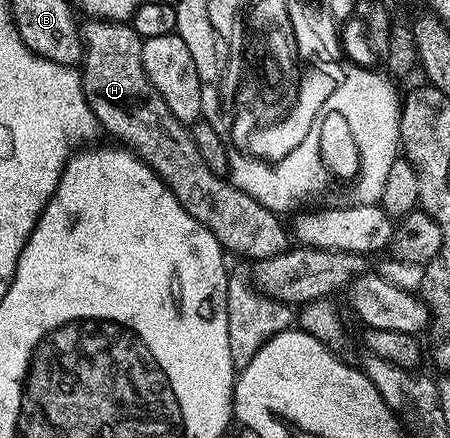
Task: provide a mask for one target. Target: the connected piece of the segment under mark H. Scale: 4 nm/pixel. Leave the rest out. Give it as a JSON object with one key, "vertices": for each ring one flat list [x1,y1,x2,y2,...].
{"vertices":[[91,19,88,25,82,26,81,32,83,34,83,47,85,56,81,62,81,76,83,78,83,97,89,103,91,114,94,115,96,121,99,122,102,132,105,134,112,133,116,137,114,140,120,146,126,147,131,152,137,154,140,159,146,163,154,171,161,180,163,180,169,187,169,191,173,191,173,195,177,195,177,199,181,203,181,207,185,207,189,211,189,215,193,215,193,219,197,219,197,223,201,223,205,227,209,227,209,231,213,231,213,235,220,243,223,244,224,250,228,254,236,253,239,257,251,257,250,259,258,259,260,257,272,257,278,253,285,253,289,248,288,230,283,230,280,214,274,213,269,207,261,207,261,203,257,203,257,199,253,199,253,195,245,195,245,191,241,191,235,185,232,185,227,177,218,177,213,175,213,171,209,171,209,167,205,167,205,159,201,159,201,151,197,151,197,143,193,143,191,138,191,130,186,124,179,122,173,115,173,112,166,105,165,99,161,99,161,95,157,91,157,87,153,87,153,83,149,83,149,79,145,75,145,67,141,63,141,51,143,50,143,38,137,35,137,31,132,29,130,24,121,22,119,19]]}

